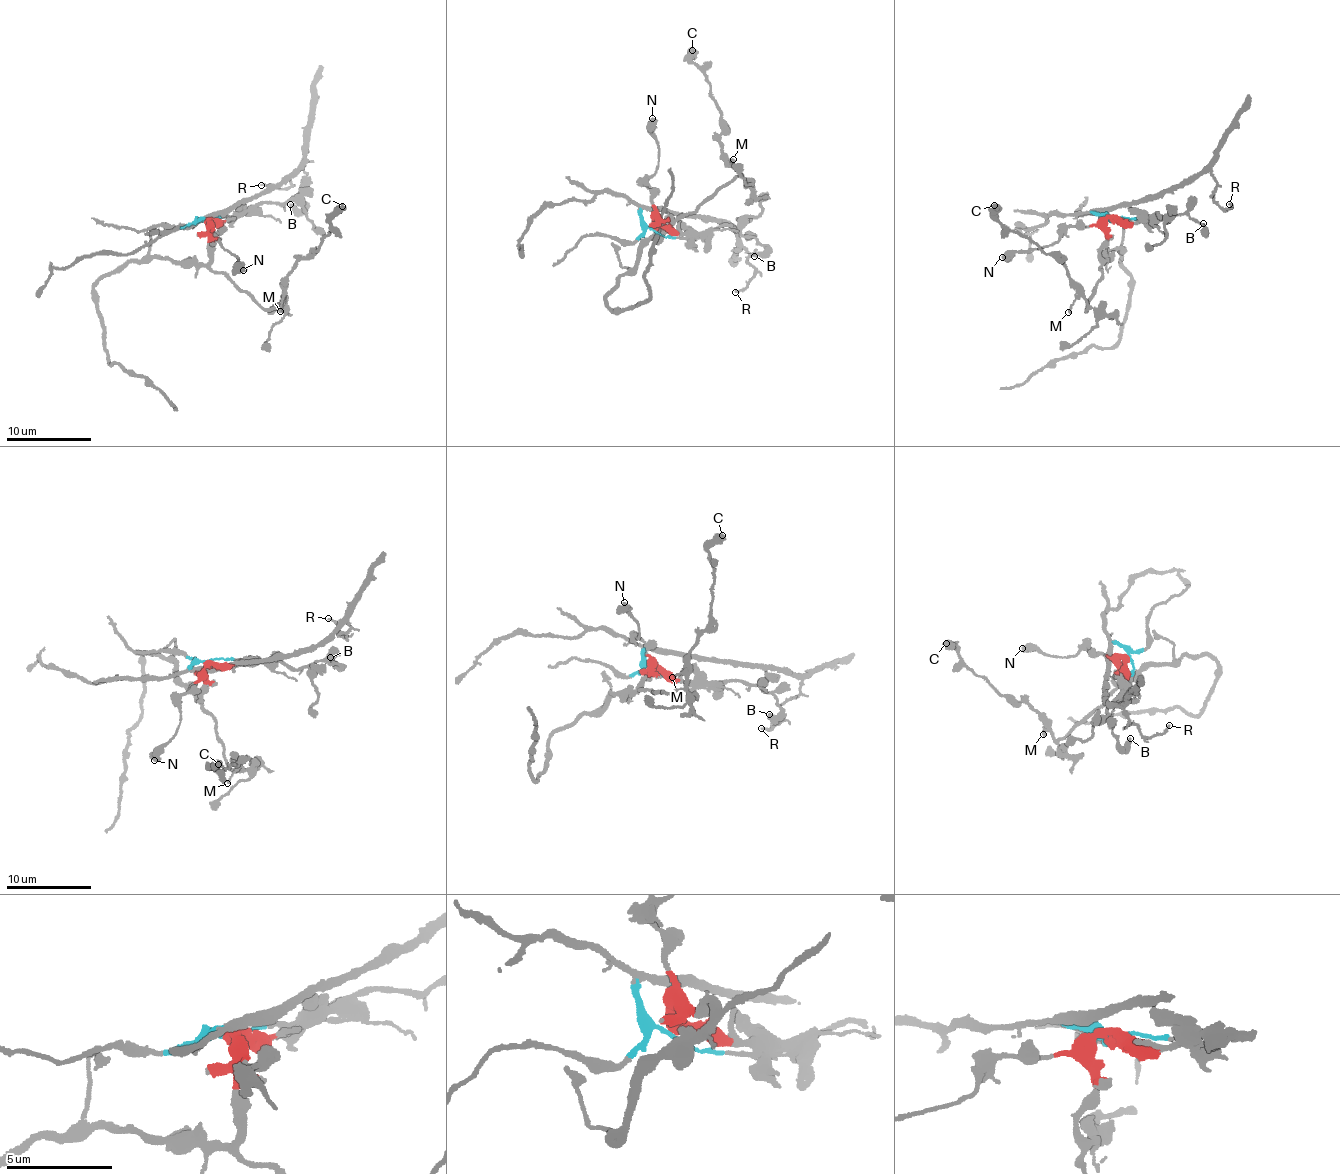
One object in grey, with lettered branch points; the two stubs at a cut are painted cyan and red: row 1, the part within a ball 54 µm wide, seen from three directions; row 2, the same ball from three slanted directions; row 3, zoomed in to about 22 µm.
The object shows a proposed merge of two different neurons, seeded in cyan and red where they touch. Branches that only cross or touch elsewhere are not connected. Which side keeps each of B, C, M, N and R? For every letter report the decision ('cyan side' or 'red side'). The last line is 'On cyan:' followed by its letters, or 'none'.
B: red side
C: red side
M: red side
N: red side
R: cyan side
On cyan: R

